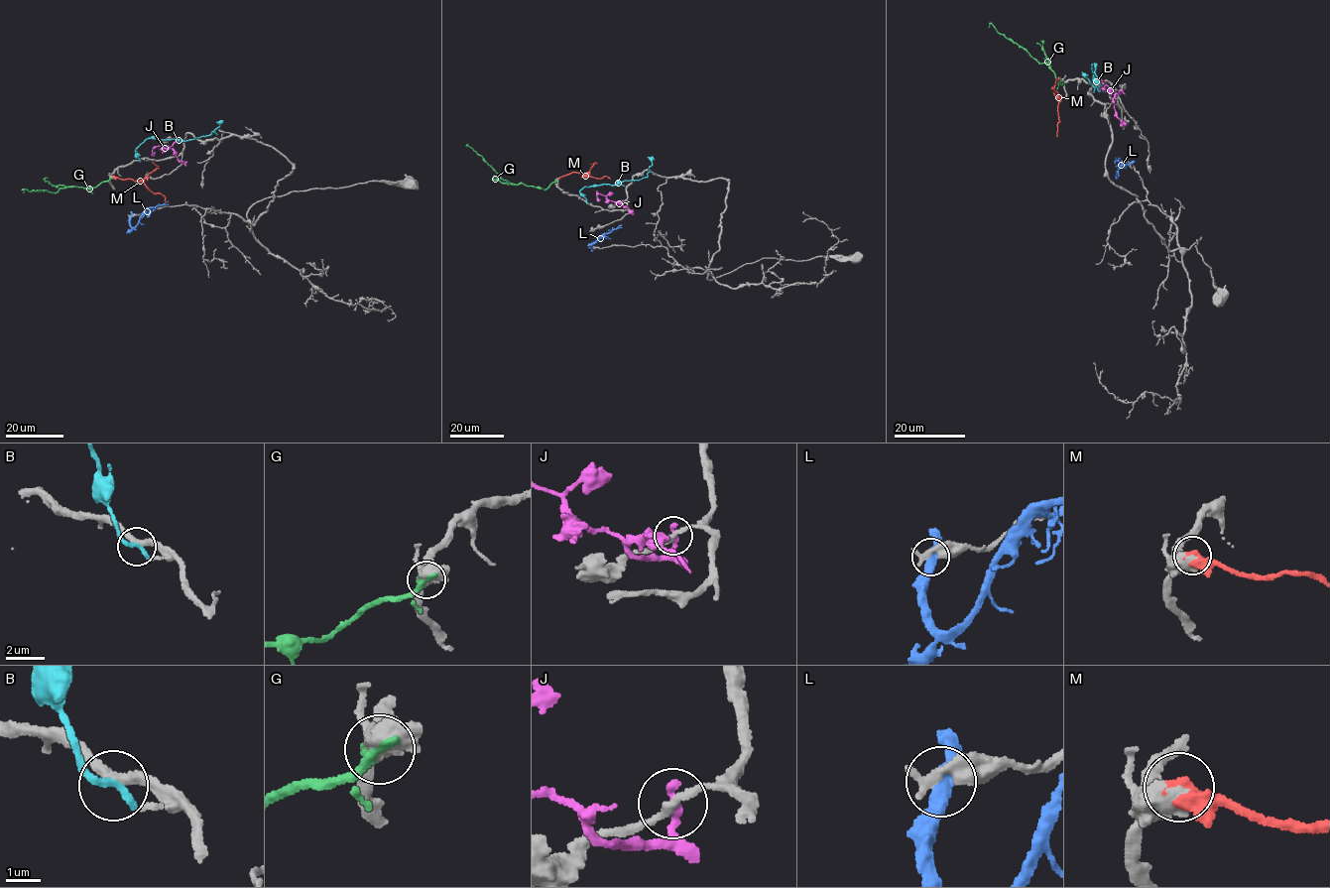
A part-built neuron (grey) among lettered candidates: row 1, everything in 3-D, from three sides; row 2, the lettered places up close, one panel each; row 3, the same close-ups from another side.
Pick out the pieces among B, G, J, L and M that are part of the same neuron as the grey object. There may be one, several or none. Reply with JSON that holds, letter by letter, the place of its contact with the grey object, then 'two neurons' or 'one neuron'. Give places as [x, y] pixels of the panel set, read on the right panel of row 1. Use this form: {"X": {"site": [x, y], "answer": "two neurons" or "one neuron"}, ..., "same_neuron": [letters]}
{"B": {"site": [1101, 89], "answer": "two neurons"}, "G": {"site": [1058, 79], "answer": "two neurons"}, "J": {"site": [1120, 90], "answer": "two neurons"}, "L": {"site": [1128, 164], "answer": "two neurons"}, "M": {"site": [1058, 78], "answer": "one neuron"}, "same_neuron": ["M"]}

